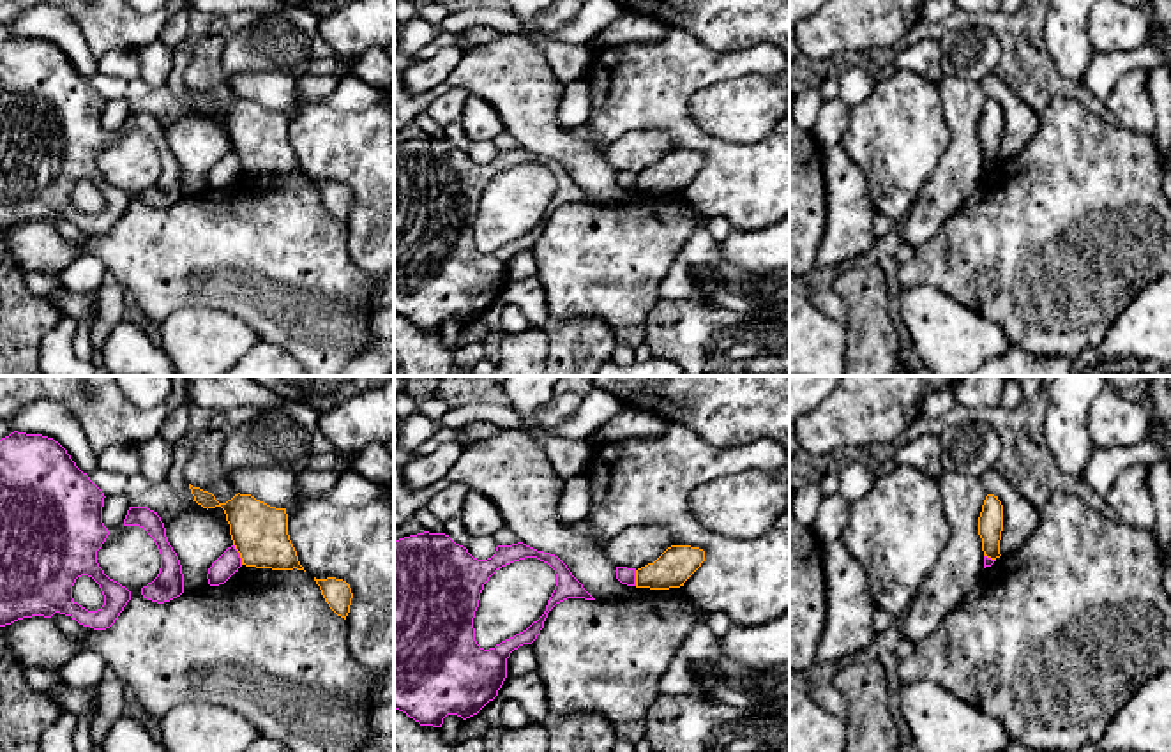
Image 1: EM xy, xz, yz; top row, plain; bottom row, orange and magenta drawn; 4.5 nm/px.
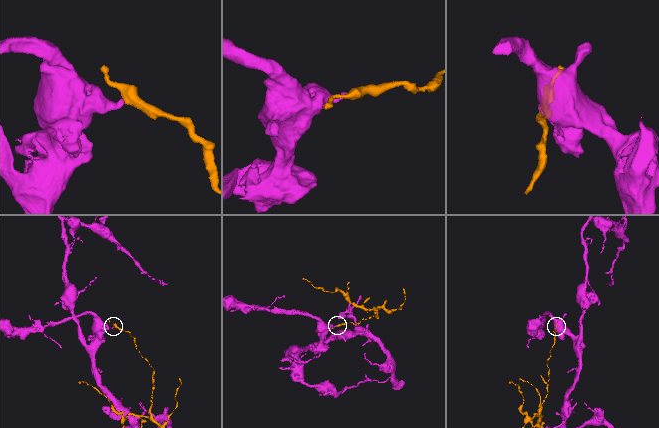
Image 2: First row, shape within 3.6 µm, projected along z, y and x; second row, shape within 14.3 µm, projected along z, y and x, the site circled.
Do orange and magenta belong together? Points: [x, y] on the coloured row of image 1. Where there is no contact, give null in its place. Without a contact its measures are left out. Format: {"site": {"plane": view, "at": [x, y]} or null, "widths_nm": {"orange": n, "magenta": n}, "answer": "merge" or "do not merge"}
{"site": {"plane": "xy", "at": [241, 555]}, "widths_nm": {"orange": 260, "magenta": 100}, "answer": "do not merge"}

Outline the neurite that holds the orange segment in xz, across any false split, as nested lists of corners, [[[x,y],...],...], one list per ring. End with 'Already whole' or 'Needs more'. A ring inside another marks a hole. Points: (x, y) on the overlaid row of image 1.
[[[671,545],[653,563],[636,570],[636,588],[680,588],[701,567],[705,551],[691,545]]]. Already whole

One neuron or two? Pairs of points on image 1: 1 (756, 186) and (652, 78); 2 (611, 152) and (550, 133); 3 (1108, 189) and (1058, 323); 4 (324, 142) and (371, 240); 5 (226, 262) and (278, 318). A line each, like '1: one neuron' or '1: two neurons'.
1: one neuron
2: two neurons
3: one neuron
4: one neuron
5: one neuron

